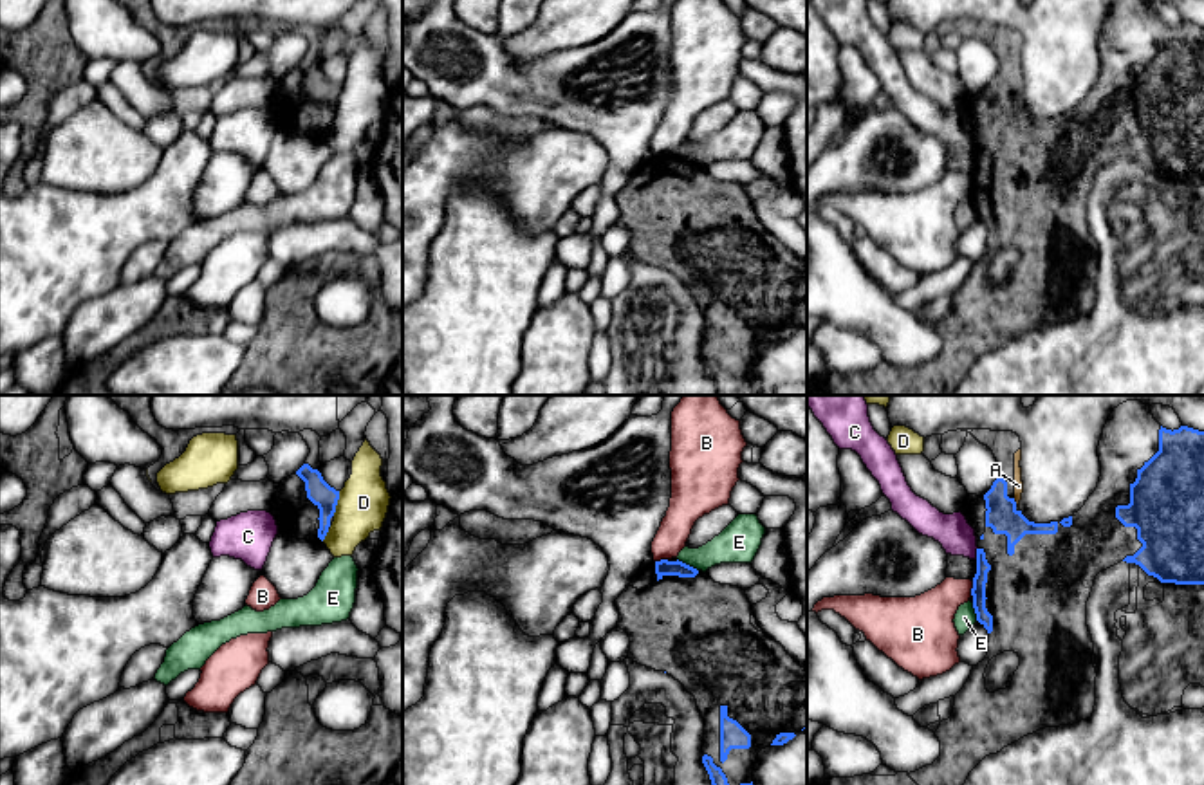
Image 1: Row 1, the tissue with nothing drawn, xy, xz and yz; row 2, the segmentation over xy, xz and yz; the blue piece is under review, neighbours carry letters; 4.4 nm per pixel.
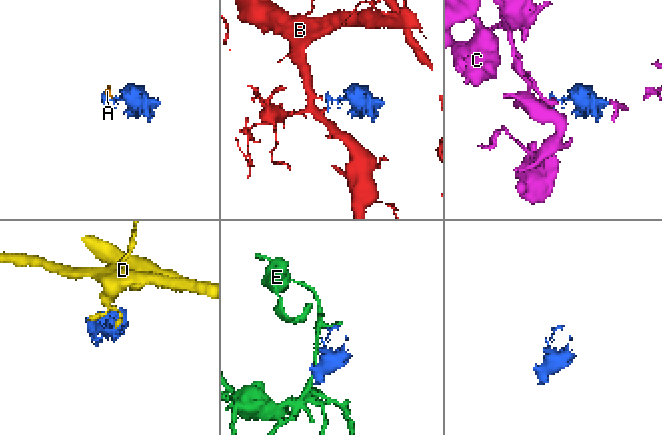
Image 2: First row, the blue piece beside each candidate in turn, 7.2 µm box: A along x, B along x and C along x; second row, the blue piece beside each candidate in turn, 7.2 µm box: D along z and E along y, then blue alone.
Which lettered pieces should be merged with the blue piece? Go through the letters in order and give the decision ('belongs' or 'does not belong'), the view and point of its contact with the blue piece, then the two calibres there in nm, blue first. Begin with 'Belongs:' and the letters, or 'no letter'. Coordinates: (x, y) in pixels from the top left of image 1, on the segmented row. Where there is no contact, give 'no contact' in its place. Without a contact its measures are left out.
Belongs: A
A: belongs; meets blue in yz at (1015, 502); 140 nm thick on the blue side, 50 nm on the other
B: does not belong; meets blue in yz at (972, 589); 70 nm thick on the blue side, 240 nm on the other
C: does not belong; meets blue in yz at (977, 553); 60 nm thick on the blue side, 160 nm on the other
D: does not belong; meets blue in xy at (336, 504); 110 nm thick on the blue side, 220 nm on the other
E: does not belong; meets blue in xz at (688, 565); 70 nm thick on the blue side, 180 nm on the other

